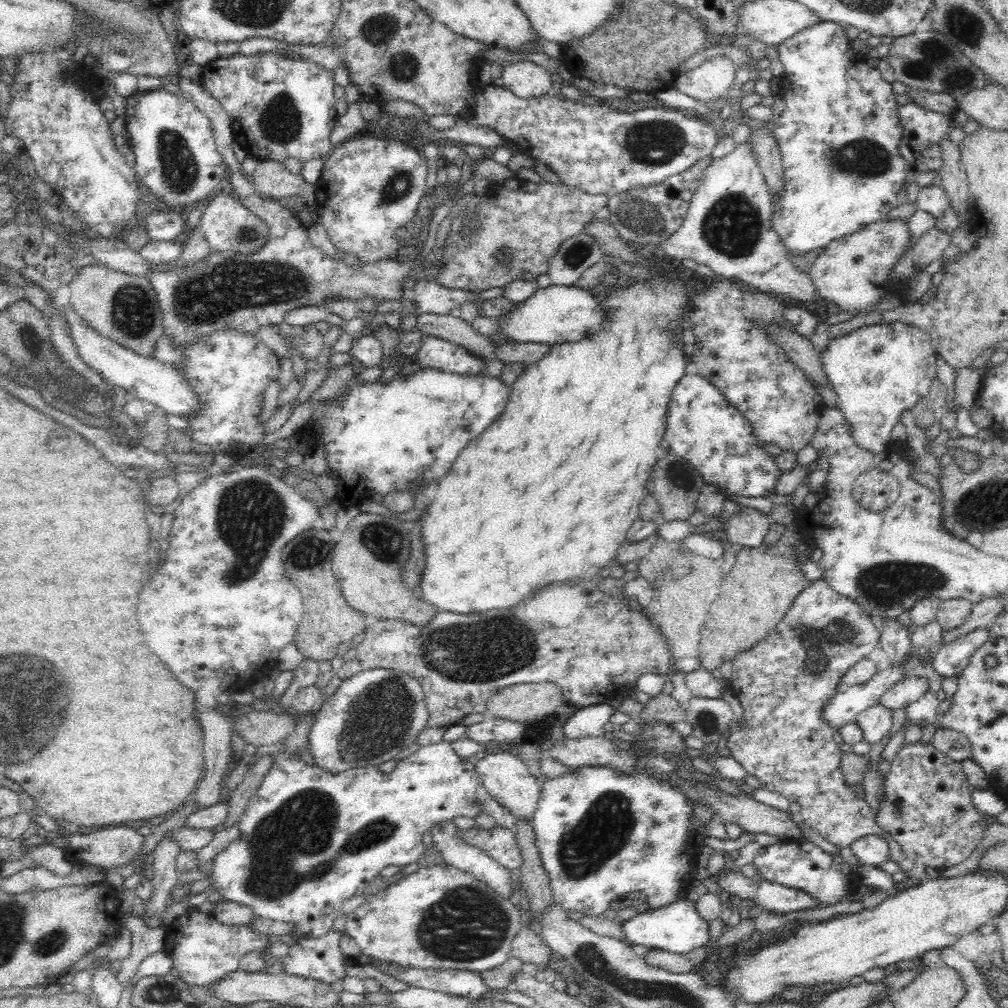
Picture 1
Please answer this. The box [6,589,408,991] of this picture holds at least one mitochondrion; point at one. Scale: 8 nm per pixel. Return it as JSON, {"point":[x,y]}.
{"point":[294,845]}

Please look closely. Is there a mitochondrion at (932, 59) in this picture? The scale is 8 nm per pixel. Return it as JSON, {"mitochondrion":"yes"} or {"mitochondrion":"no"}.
{"mitochondrion":"yes"}

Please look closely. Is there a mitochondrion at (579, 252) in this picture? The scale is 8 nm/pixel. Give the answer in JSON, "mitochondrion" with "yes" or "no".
{"mitochondrion":"yes"}

